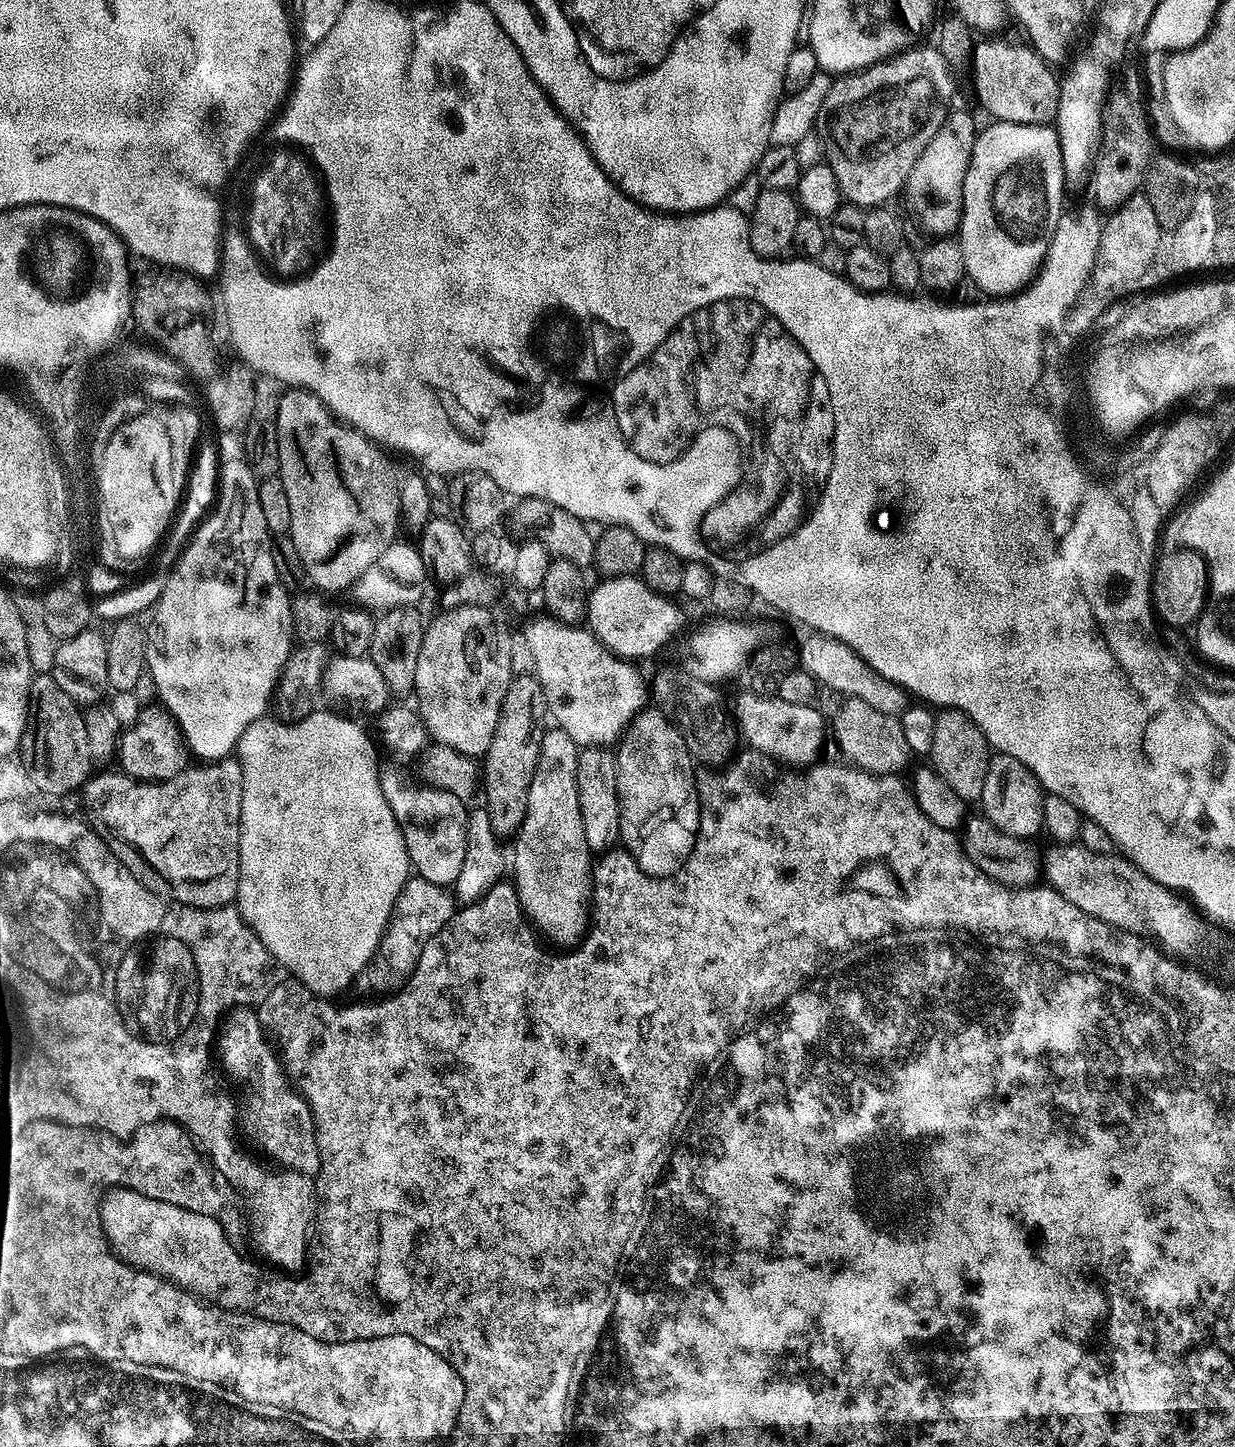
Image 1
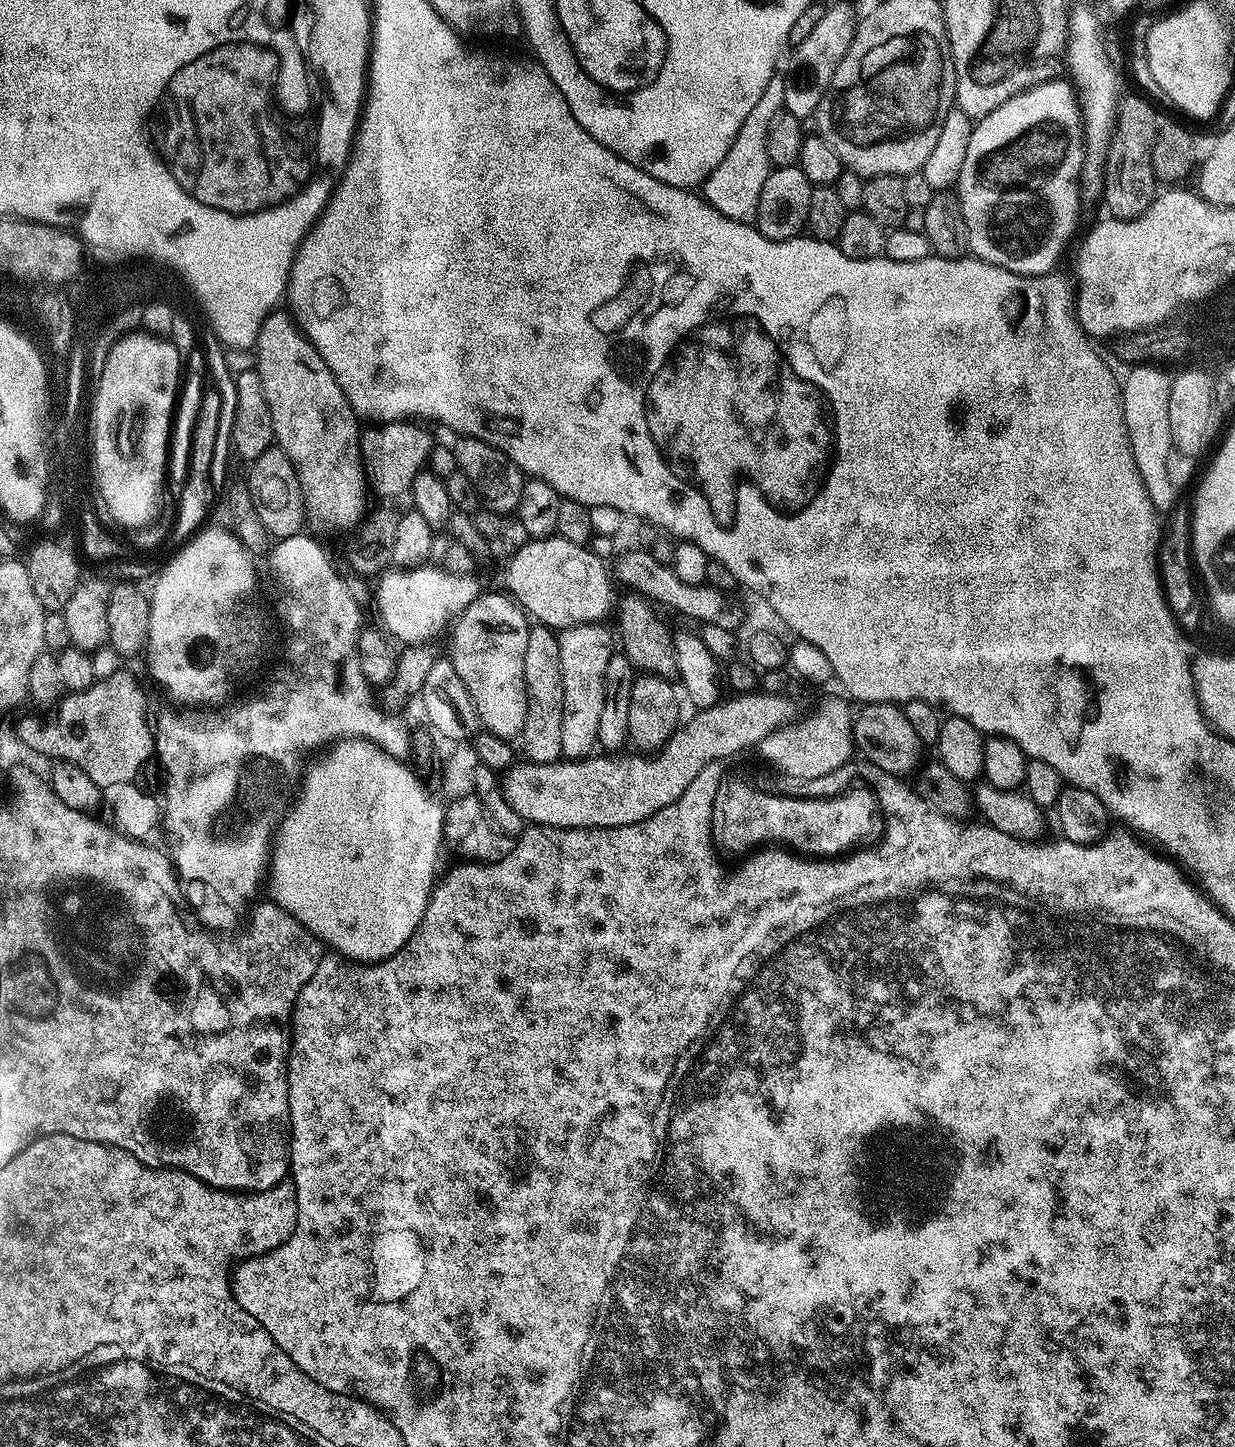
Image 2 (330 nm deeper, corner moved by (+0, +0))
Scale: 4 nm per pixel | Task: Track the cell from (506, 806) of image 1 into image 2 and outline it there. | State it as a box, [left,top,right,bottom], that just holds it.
[522,622,564,764]

